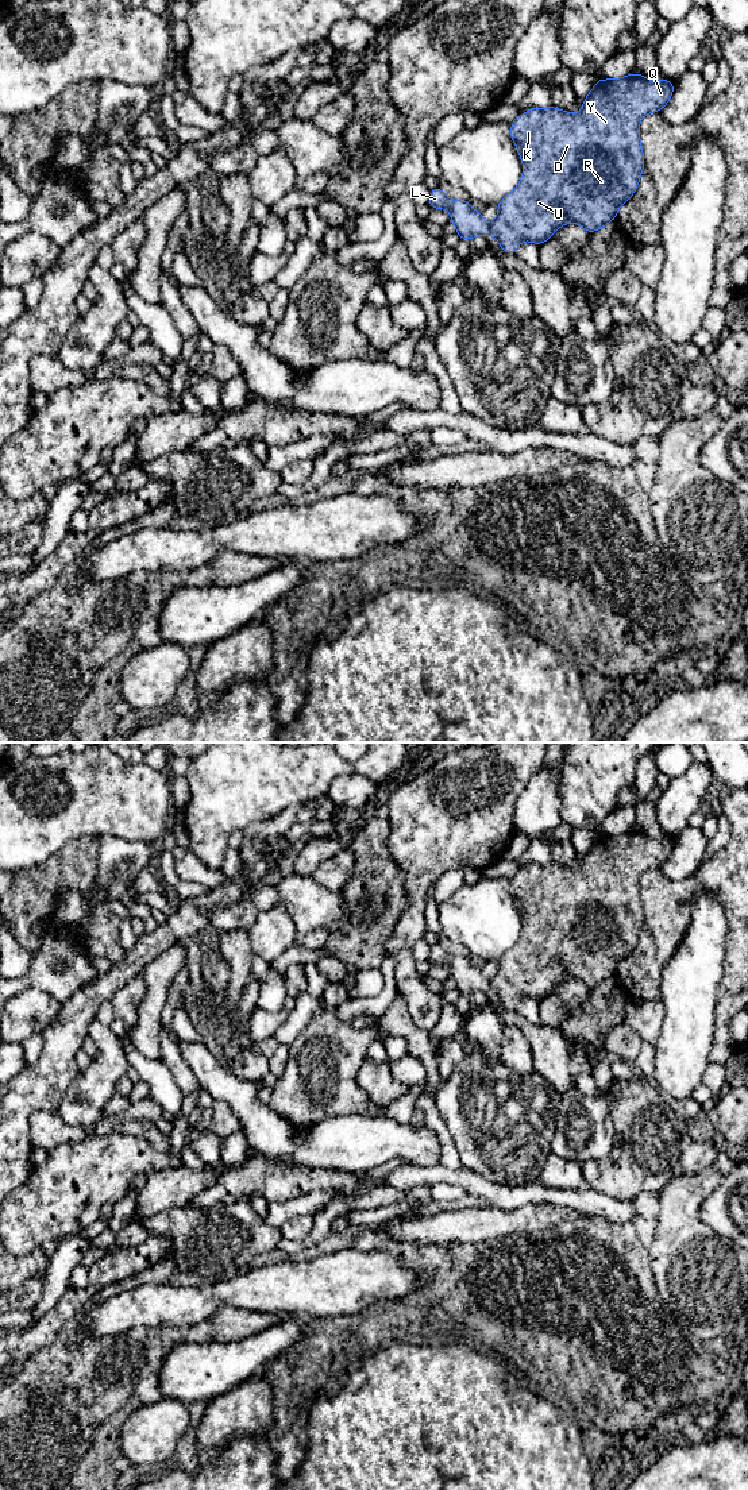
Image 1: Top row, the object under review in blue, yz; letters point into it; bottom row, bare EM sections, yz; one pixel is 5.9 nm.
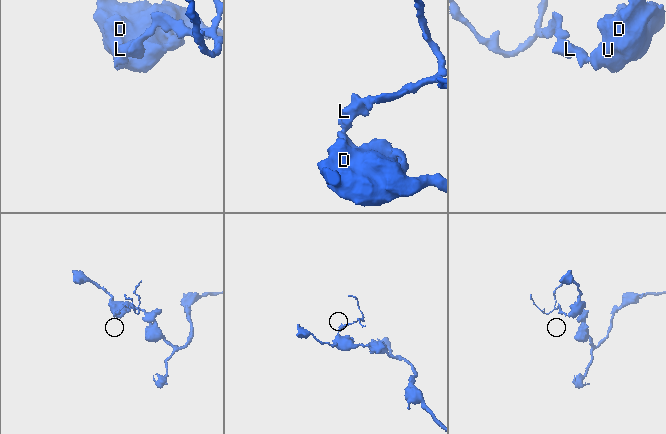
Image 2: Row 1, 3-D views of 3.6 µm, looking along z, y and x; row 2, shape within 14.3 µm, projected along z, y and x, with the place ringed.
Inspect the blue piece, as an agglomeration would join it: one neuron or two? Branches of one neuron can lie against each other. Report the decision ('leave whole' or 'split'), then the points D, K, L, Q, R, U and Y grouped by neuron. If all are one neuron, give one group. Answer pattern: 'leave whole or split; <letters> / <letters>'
split; D K Q R U Y / L

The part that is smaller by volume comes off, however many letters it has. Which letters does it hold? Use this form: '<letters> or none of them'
L

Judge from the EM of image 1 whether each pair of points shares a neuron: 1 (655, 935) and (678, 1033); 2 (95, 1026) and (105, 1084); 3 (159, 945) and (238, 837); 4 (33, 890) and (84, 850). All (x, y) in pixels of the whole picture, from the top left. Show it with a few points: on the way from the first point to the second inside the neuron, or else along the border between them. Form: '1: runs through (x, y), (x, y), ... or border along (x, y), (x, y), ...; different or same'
1: border along (681, 941), (662, 971), (659, 999); different
2: runs through (105, 1041), (105, 1069); same
3: border along (245, 837), (236, 848); different
4: runs through (45, 881), (62, 872), (72, 863); same

